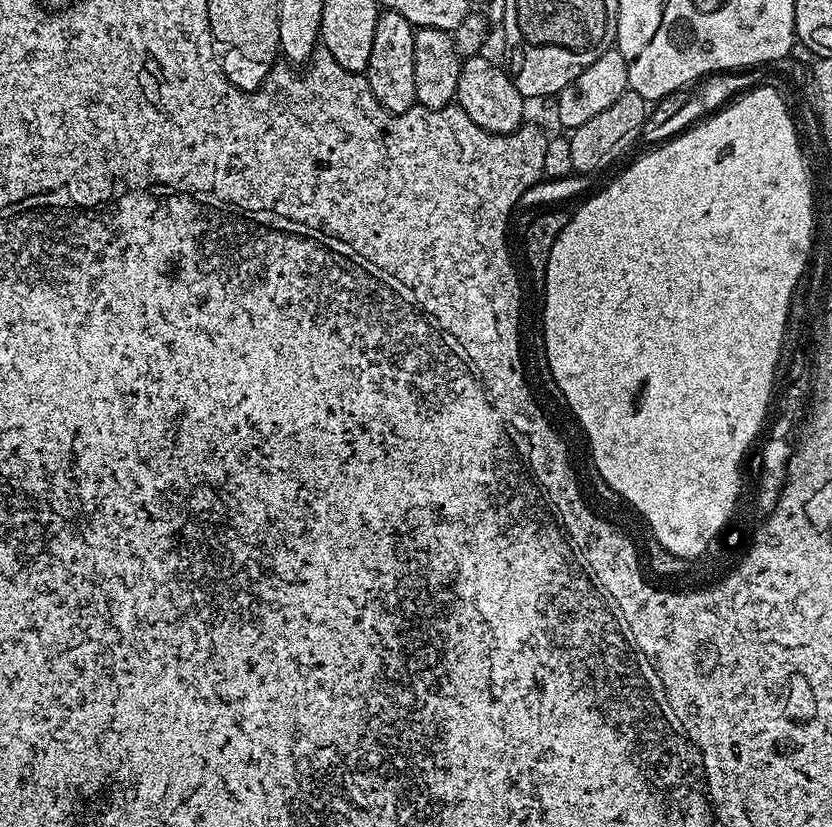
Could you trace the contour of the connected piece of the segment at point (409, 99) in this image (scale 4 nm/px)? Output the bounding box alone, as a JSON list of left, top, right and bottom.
[366,11,417,116]

